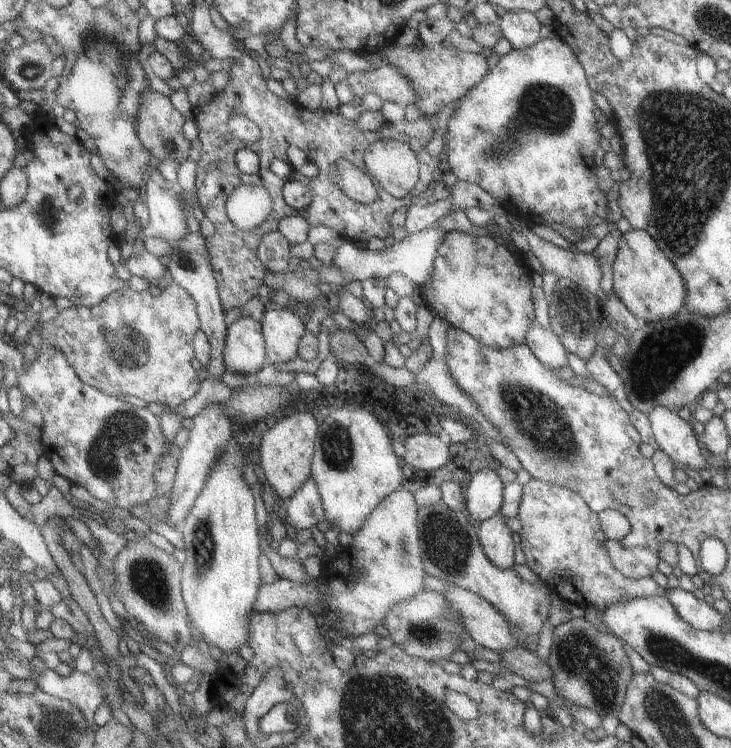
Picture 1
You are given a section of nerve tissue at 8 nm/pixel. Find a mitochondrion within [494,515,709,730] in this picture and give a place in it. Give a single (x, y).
(579, 653)

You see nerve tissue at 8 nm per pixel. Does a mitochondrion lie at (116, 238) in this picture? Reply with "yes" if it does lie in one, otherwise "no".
no

